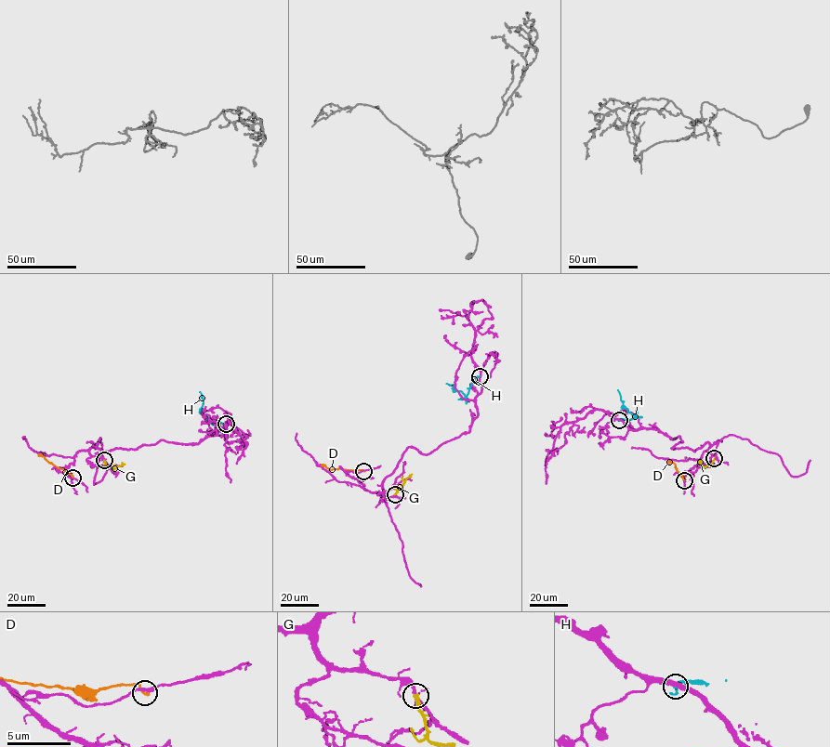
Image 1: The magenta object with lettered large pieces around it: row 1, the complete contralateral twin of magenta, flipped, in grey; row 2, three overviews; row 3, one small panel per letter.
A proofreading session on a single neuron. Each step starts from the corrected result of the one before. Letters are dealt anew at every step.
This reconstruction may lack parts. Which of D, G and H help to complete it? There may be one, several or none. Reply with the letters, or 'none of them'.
none of them

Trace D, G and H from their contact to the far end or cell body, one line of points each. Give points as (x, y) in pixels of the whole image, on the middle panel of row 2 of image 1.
D: (363, 471), (330, 469), (321, 465)
G: (395, 494), (412, 474)
H: (480, 376), (475, 378), (466, 396), (461, 391), (454, 391), (454, 385), (446, 384)

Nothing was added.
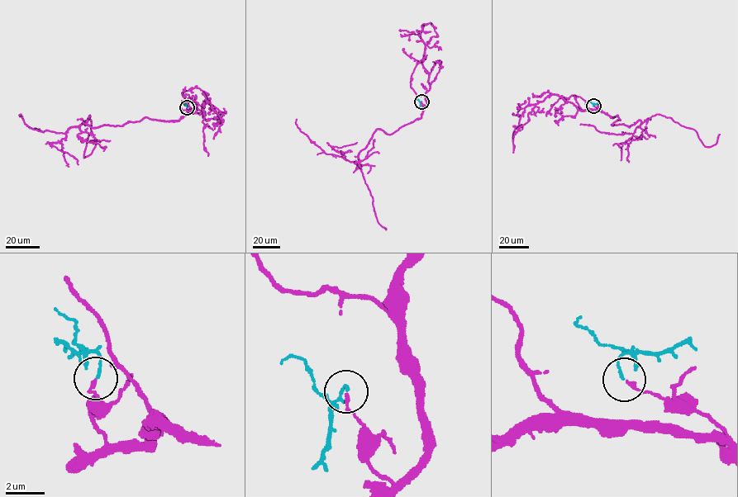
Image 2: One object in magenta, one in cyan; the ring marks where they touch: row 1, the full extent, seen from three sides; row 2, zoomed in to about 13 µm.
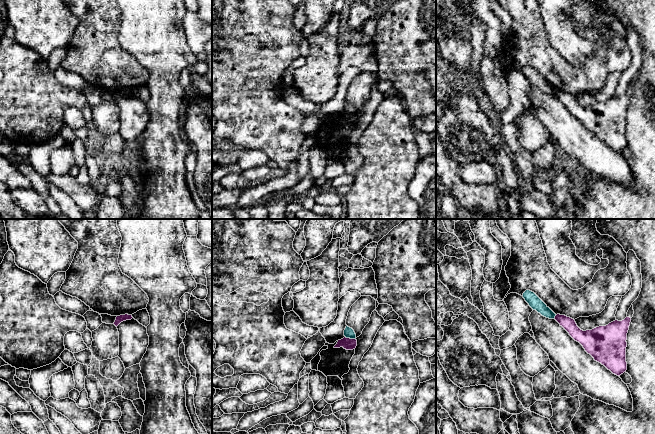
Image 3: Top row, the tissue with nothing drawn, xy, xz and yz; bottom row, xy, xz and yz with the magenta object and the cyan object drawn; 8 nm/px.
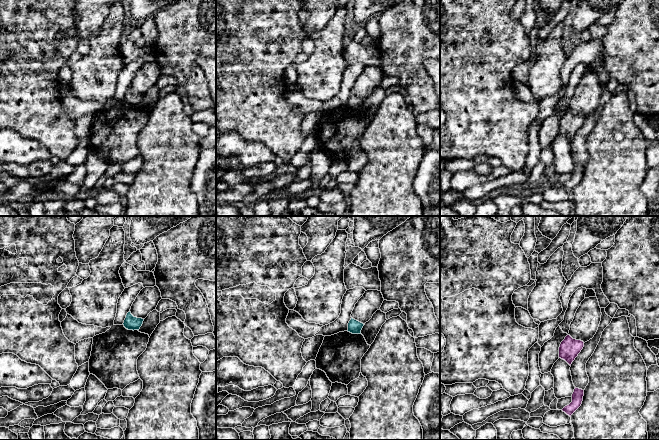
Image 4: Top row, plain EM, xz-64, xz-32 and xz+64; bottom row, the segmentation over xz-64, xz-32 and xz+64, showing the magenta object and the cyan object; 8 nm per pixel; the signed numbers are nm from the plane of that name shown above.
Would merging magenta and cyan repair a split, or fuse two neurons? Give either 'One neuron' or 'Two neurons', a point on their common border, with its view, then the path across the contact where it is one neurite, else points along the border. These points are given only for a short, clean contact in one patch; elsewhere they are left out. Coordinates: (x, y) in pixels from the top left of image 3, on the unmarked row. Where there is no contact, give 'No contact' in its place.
Two neurons. Touches magenta at xz (349, 114). Boundary: xz (345, 112), (355, 115)

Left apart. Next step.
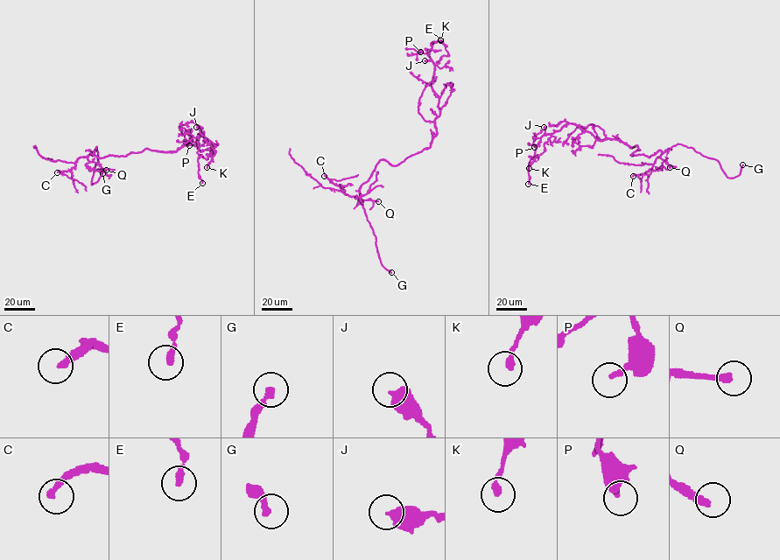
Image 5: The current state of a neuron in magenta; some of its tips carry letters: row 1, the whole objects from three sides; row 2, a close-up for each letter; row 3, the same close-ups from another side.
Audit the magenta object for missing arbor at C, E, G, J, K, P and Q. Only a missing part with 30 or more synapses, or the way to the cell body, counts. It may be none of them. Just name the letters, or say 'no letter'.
C, G, Q

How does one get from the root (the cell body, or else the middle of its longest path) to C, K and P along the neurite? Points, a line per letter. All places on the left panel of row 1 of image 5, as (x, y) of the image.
C: (149, 149), (125, 156), (103, 157), (94, 155), (94, 151), (80, 157), (69, 170), (57, 172)
K: (149, 149), (176, 151), (189, 143), (195, 144), (200, 133), (199, 125), (214, 154), (207, 167)
P: (149, 149), (176, 151), (189, 143), (195, 144), (200, 133), (199, 125), (203, 135), (192, 138), (189, 145)

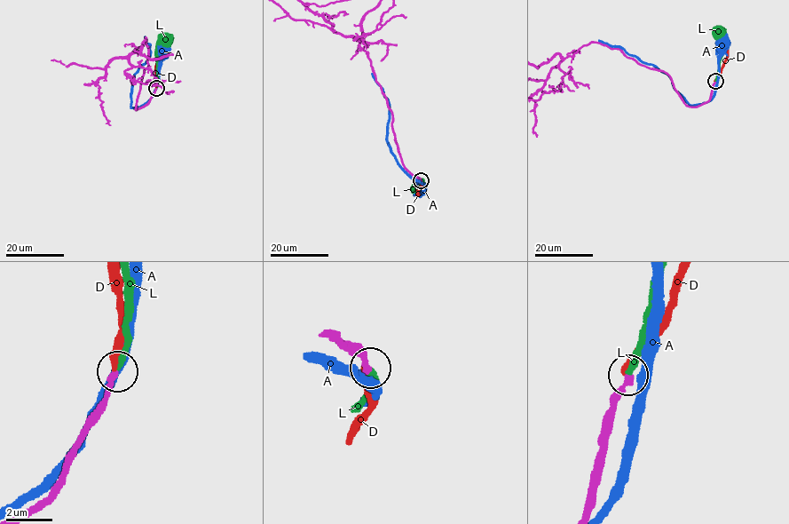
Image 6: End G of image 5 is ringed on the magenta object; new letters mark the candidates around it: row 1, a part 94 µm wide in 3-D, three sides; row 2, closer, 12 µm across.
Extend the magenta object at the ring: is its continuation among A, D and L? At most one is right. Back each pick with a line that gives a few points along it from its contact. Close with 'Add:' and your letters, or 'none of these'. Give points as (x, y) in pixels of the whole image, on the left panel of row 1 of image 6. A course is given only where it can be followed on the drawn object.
L: course (155, 87), (156, 46), (167, 41)
Add: L

